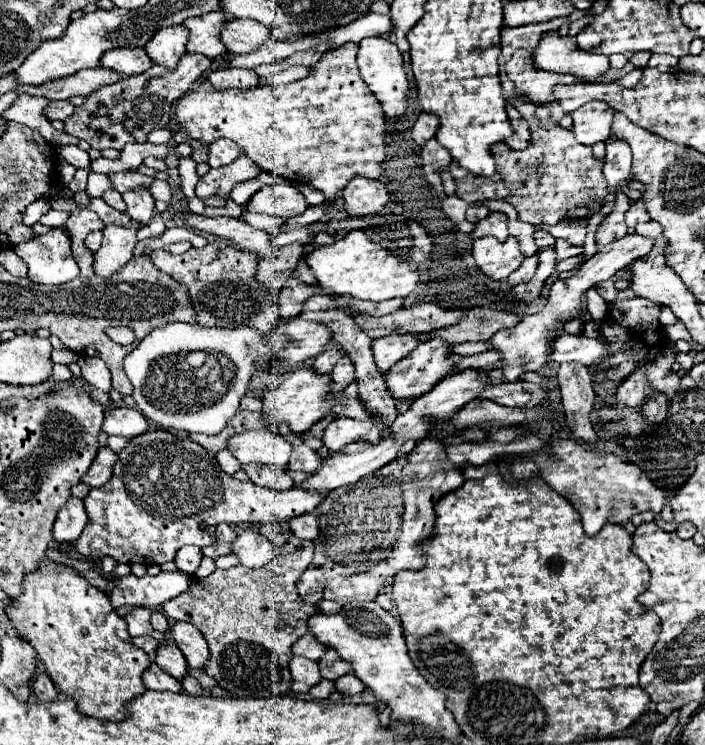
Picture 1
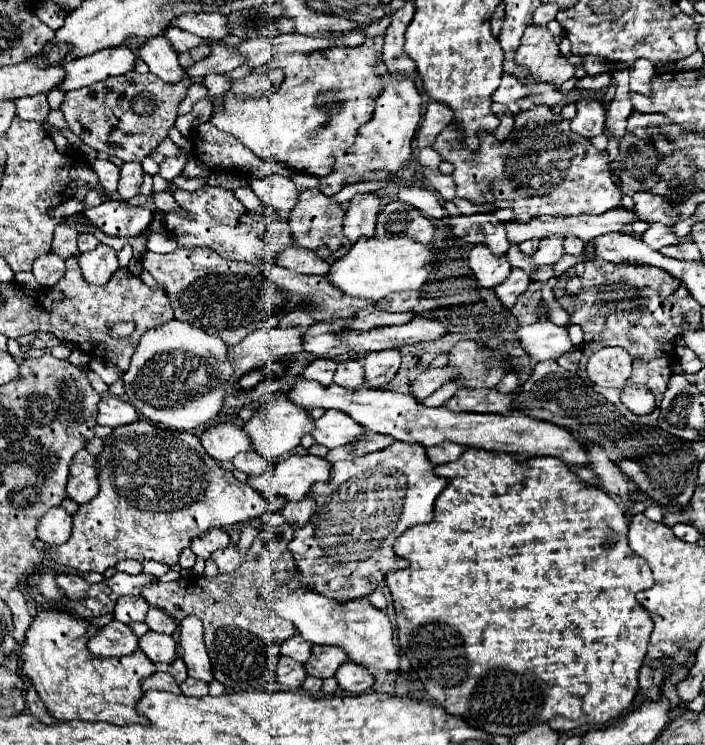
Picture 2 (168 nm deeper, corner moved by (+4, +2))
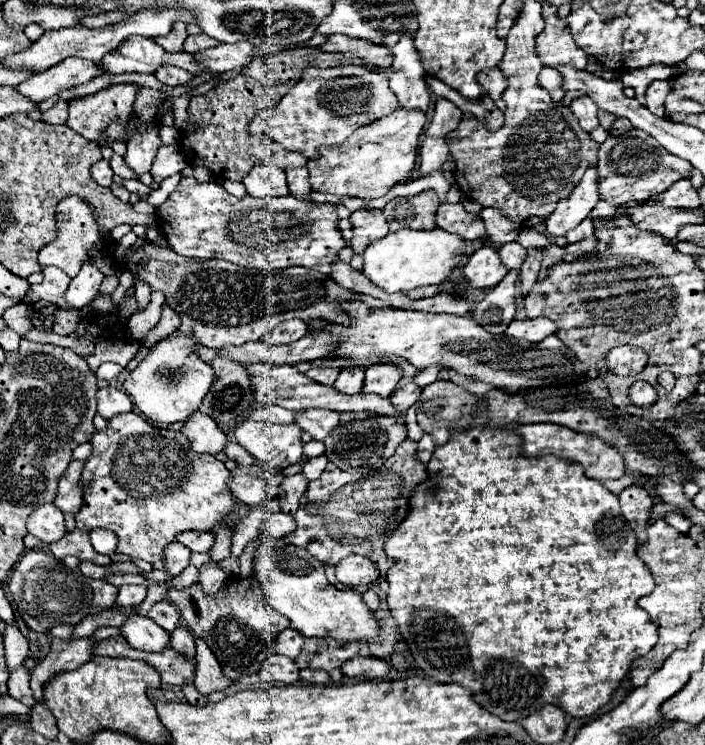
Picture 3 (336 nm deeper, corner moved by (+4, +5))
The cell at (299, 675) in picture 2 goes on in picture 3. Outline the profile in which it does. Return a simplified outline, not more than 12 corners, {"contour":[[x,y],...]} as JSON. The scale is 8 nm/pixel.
{"contour":[[271,655],[261,671],[261,681],[293,685],[299,667],[293,659]]}

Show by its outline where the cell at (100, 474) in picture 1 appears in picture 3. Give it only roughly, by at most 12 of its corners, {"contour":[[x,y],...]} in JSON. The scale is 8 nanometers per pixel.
{"contour":[[71,461],[59,479],[53,505],[75,515],[81,507],[79,489],[83,463]]}

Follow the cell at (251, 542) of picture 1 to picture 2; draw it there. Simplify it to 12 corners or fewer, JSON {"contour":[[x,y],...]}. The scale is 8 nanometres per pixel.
{"contour":[[227,546],[211,554],[219,572],[233,572],[245,562],[245,550]]}

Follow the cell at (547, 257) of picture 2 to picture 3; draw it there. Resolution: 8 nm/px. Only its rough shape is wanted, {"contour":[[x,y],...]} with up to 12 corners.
{"contour":[[589,165],[573,193],[545,221],[547,235],[565,235],[597,205],[597,169]]}

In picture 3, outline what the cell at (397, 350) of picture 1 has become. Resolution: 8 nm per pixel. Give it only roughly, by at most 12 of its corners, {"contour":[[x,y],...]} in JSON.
{"contour":[[371,365],[363,393],[389,397],[401,379],[397,365]]}

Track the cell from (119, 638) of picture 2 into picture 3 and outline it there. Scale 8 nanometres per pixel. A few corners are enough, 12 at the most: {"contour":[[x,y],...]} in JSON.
{"contour":[[53,639],[49,655],[31,671],[31,691],[43,687],[93,655],[93,639]]}

